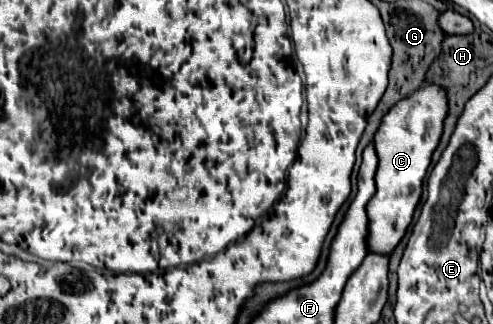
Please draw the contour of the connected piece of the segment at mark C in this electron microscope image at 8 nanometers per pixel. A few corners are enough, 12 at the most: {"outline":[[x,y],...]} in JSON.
{"outline":[[446,91],[398,101],[374,137],[368,253],[390,255],[422,195]]}

